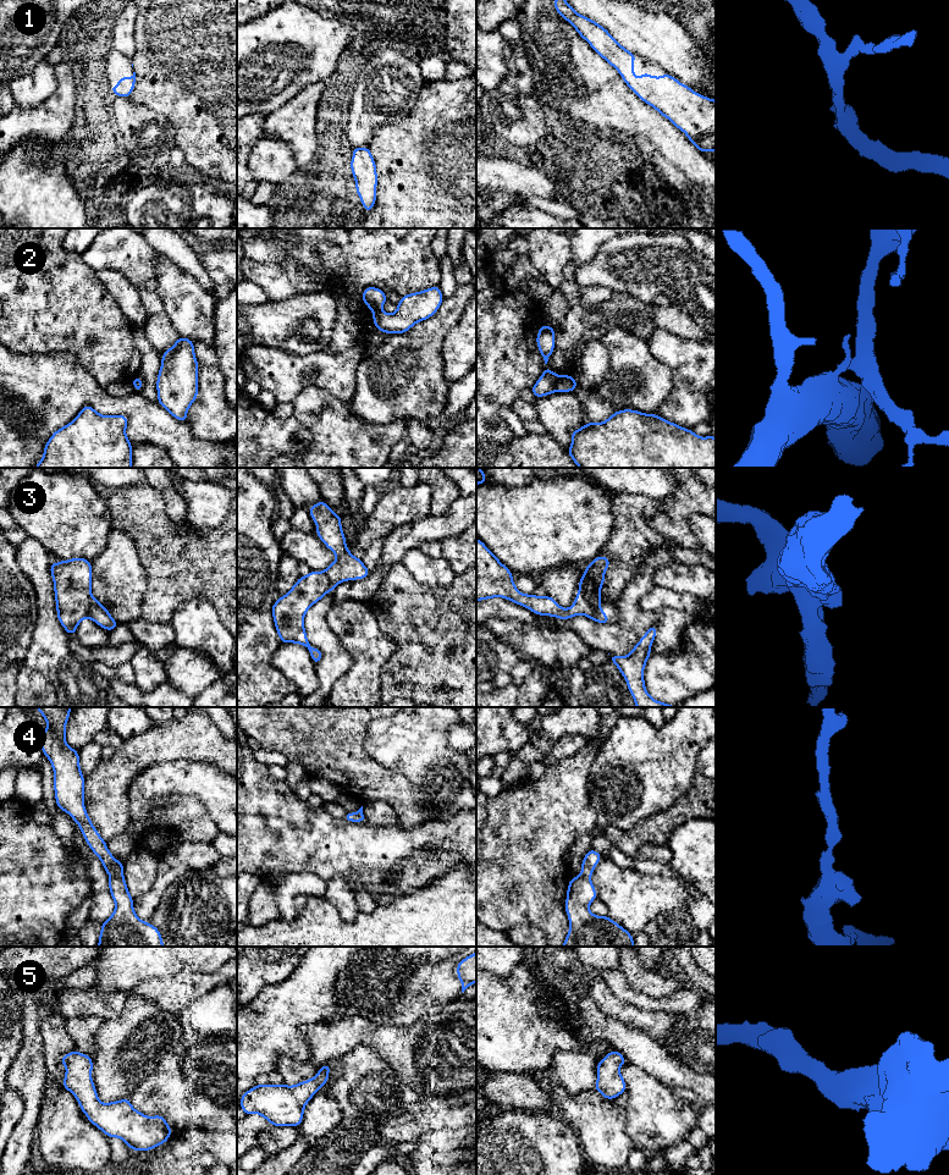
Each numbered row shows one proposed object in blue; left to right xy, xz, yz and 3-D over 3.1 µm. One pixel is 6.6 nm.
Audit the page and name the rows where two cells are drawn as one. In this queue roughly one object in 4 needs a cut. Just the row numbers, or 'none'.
2, 3

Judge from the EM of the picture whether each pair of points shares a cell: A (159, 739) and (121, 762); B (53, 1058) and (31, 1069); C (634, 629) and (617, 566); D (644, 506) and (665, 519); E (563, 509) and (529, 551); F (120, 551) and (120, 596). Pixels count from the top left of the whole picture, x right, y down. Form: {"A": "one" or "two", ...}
{"A": "one", "B": "two", "C": "two", "D": "two", "E": "one", "F": "one"}

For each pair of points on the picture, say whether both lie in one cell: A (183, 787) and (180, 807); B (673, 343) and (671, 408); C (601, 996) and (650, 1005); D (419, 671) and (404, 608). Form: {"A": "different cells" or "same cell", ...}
{"A": "different cells", "B": "same cell", "C": "different cells", "D": "same cell"}

